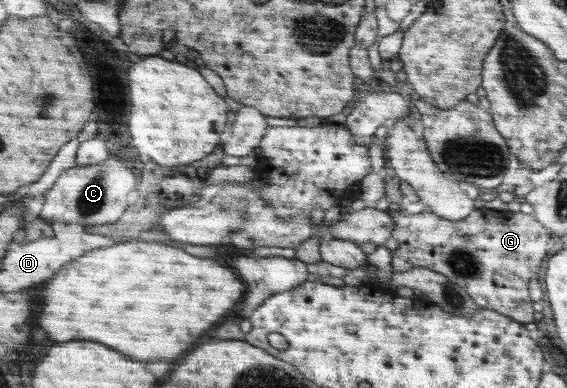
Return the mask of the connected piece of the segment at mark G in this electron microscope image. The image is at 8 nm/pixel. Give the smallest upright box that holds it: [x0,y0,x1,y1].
[388,208,550,323]

